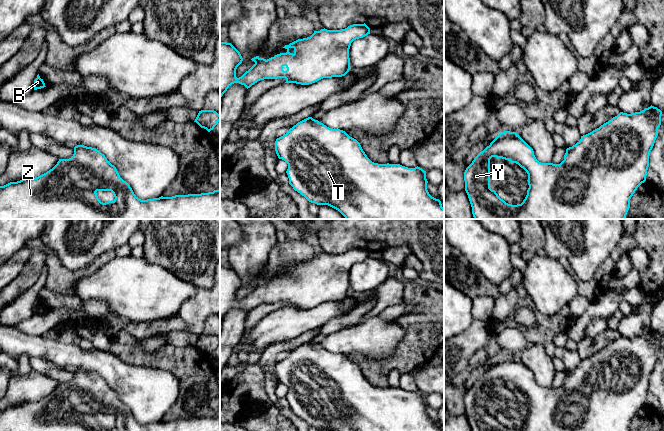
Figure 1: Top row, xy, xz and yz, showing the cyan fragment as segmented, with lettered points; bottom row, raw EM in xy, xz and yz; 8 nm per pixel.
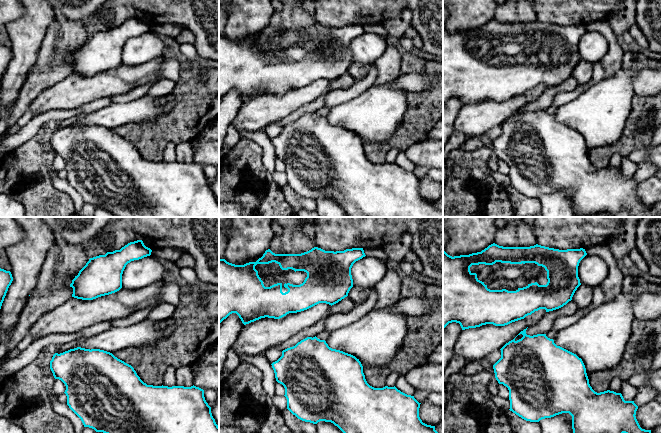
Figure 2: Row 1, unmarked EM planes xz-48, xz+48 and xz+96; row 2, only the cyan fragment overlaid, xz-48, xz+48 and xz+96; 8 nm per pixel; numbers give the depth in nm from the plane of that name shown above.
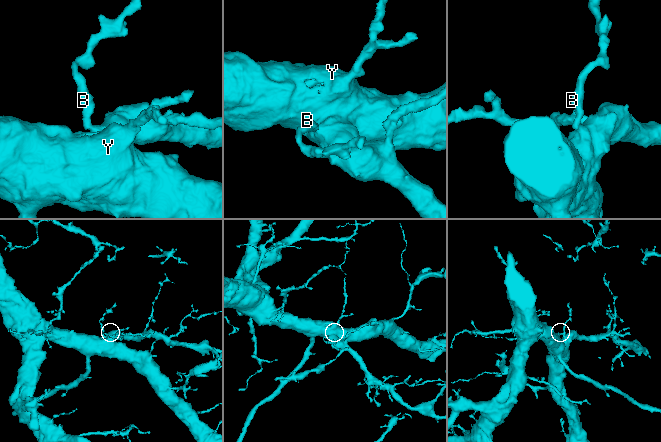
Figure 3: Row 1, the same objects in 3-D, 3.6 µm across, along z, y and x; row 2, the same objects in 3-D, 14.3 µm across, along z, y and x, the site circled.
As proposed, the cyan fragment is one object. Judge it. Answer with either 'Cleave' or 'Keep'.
Keep

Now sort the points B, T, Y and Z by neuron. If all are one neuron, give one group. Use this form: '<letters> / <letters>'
B T Y Z

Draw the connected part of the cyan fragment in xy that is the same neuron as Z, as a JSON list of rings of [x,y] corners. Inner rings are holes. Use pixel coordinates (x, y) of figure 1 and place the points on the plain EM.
[[[77,369],[71,382],[59,383],[46,397],[0,410],[0,431],[220,431],[220,414],[141,424],[104,378],[95,372]],[[97,415],[111,415],[115,423],[103,427]]]

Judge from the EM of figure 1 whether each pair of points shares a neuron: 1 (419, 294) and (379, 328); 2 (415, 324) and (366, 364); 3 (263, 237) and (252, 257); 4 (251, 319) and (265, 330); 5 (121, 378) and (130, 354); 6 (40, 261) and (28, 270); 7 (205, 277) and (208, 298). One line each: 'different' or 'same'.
1: different
2: same
3: same
4: different
5: different
6: same
7: different

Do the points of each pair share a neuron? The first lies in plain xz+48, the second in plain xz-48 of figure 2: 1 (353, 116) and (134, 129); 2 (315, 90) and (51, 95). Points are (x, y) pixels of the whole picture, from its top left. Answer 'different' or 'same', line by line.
1: different
2: same

